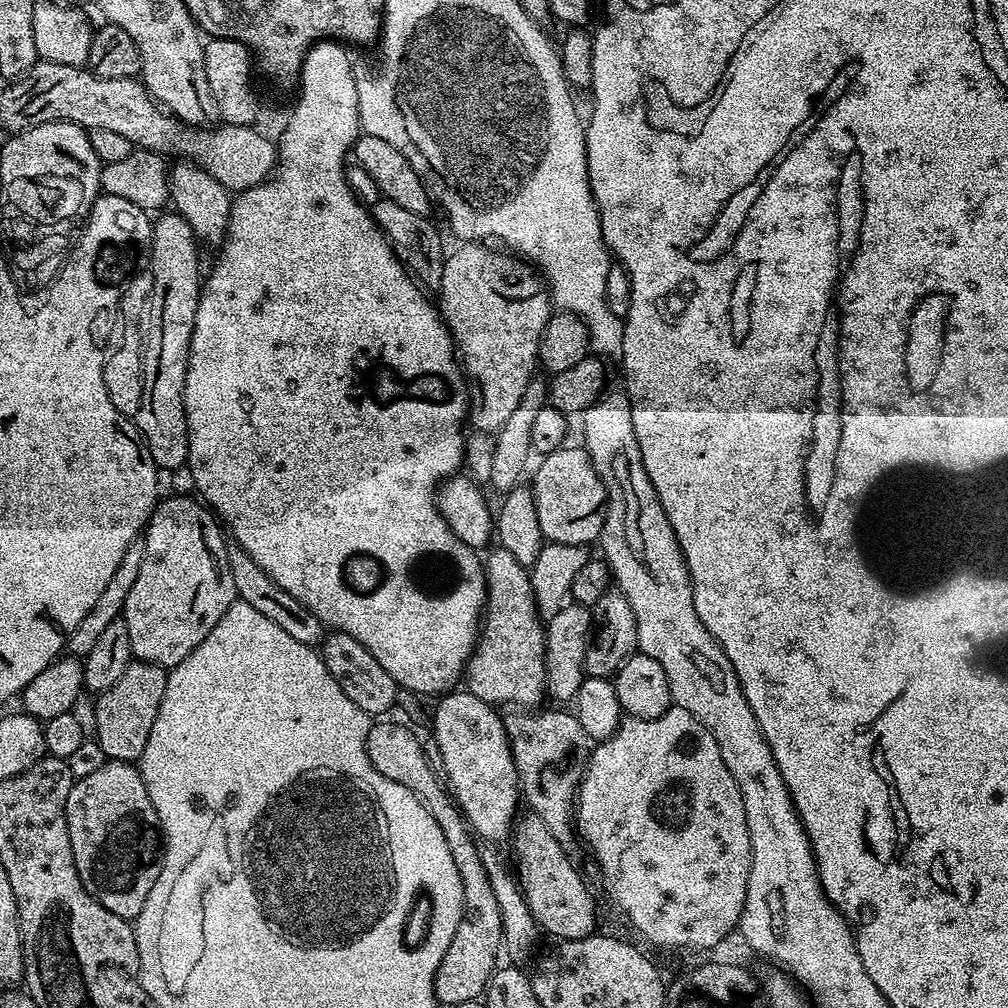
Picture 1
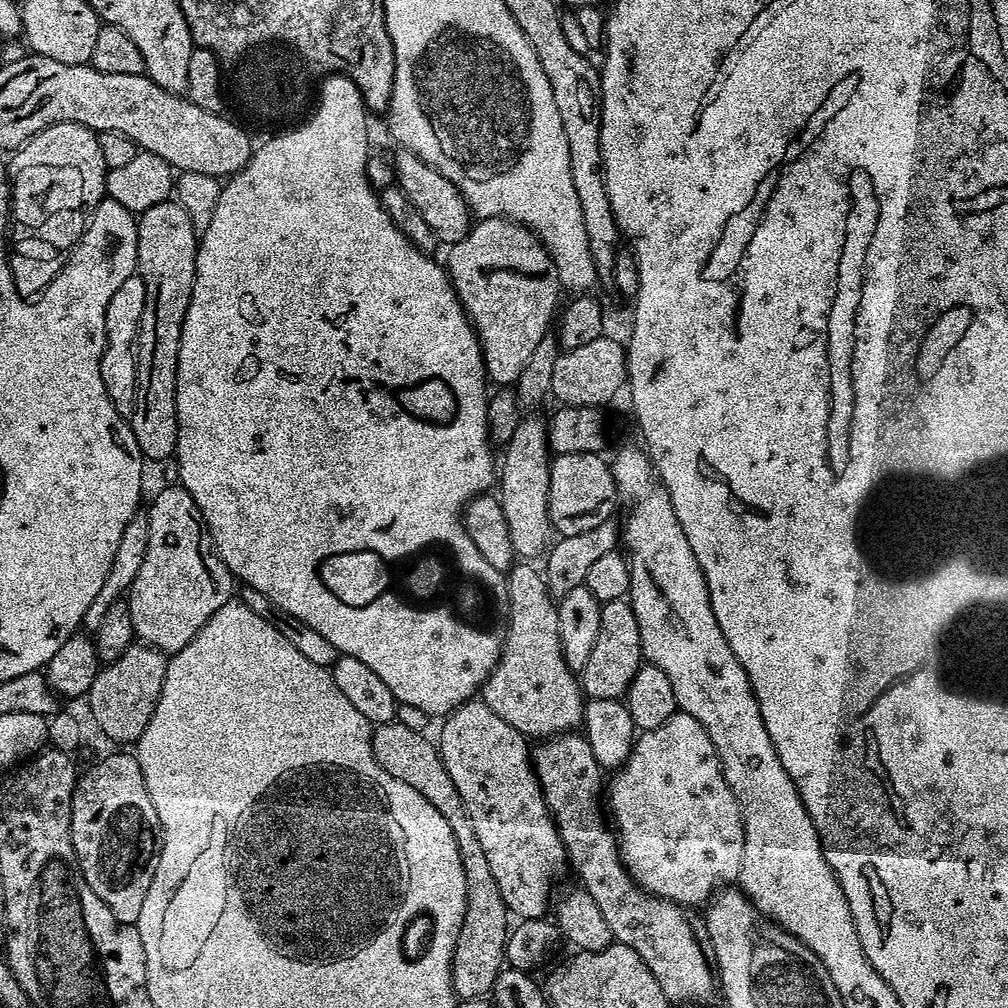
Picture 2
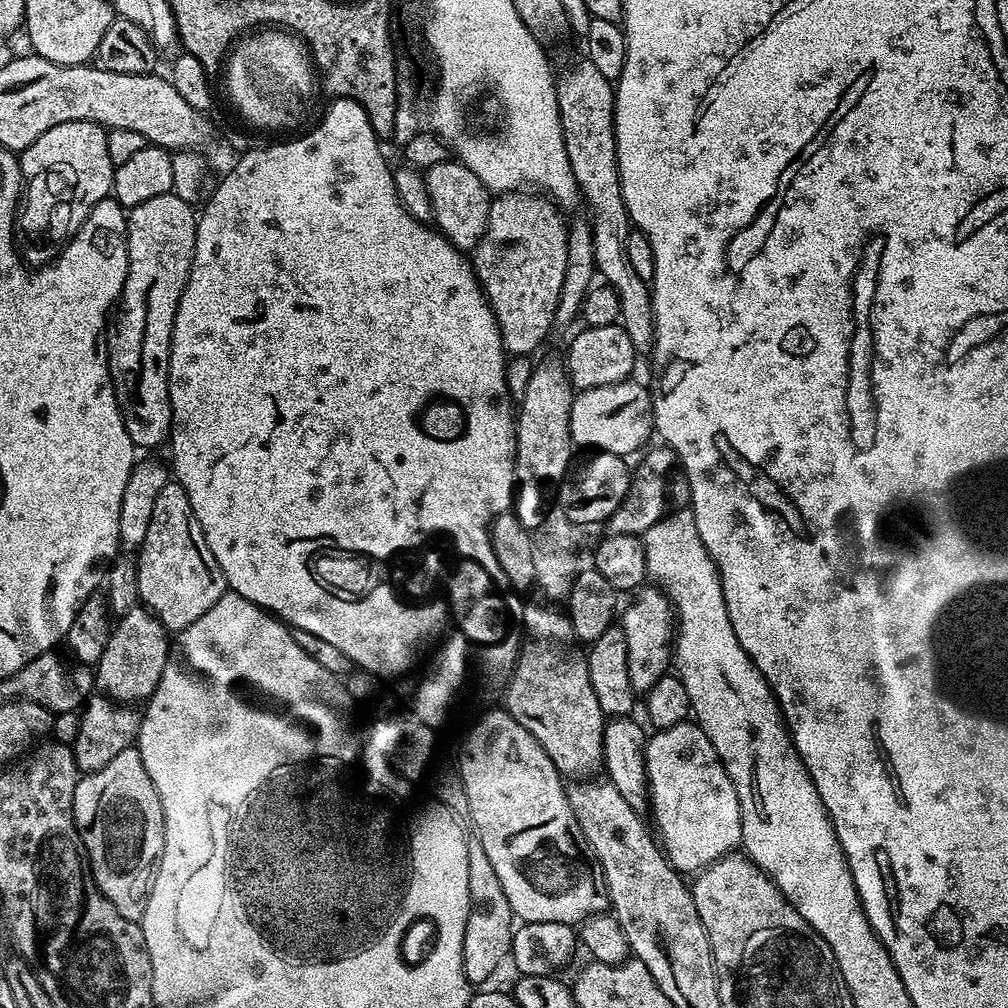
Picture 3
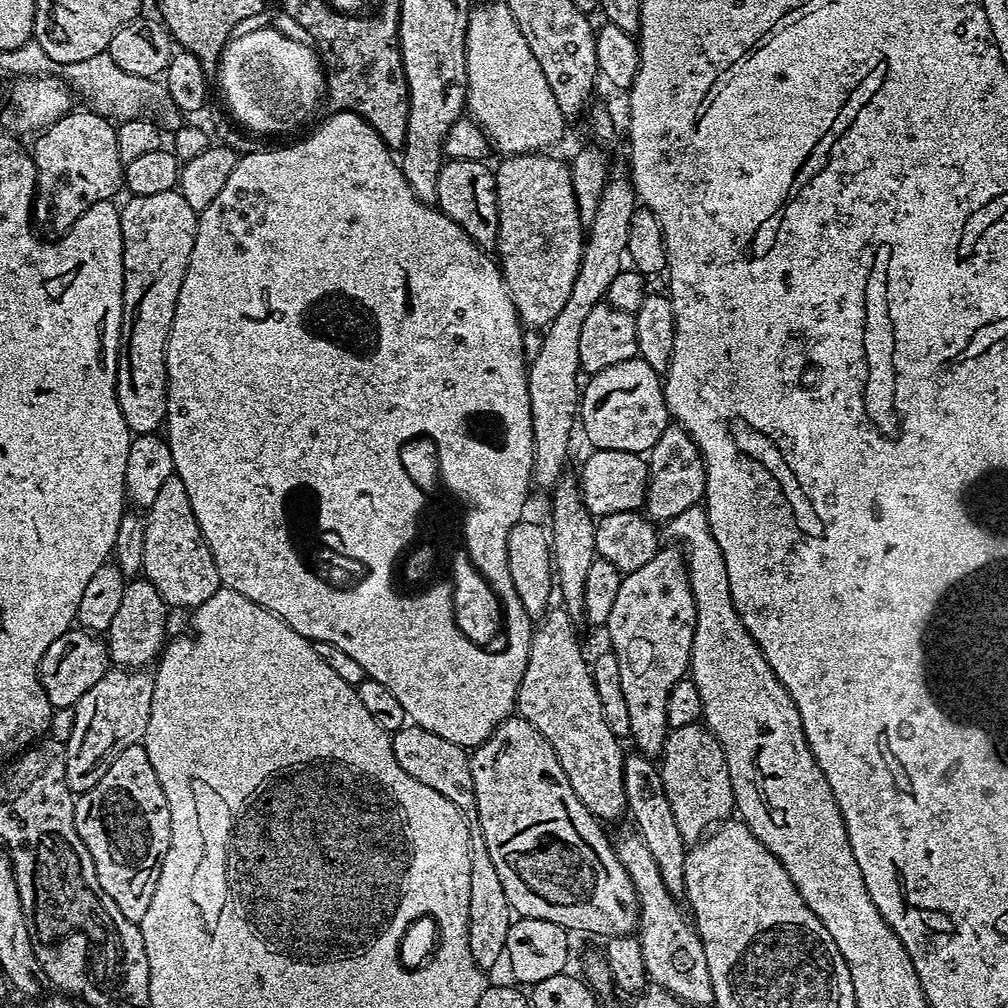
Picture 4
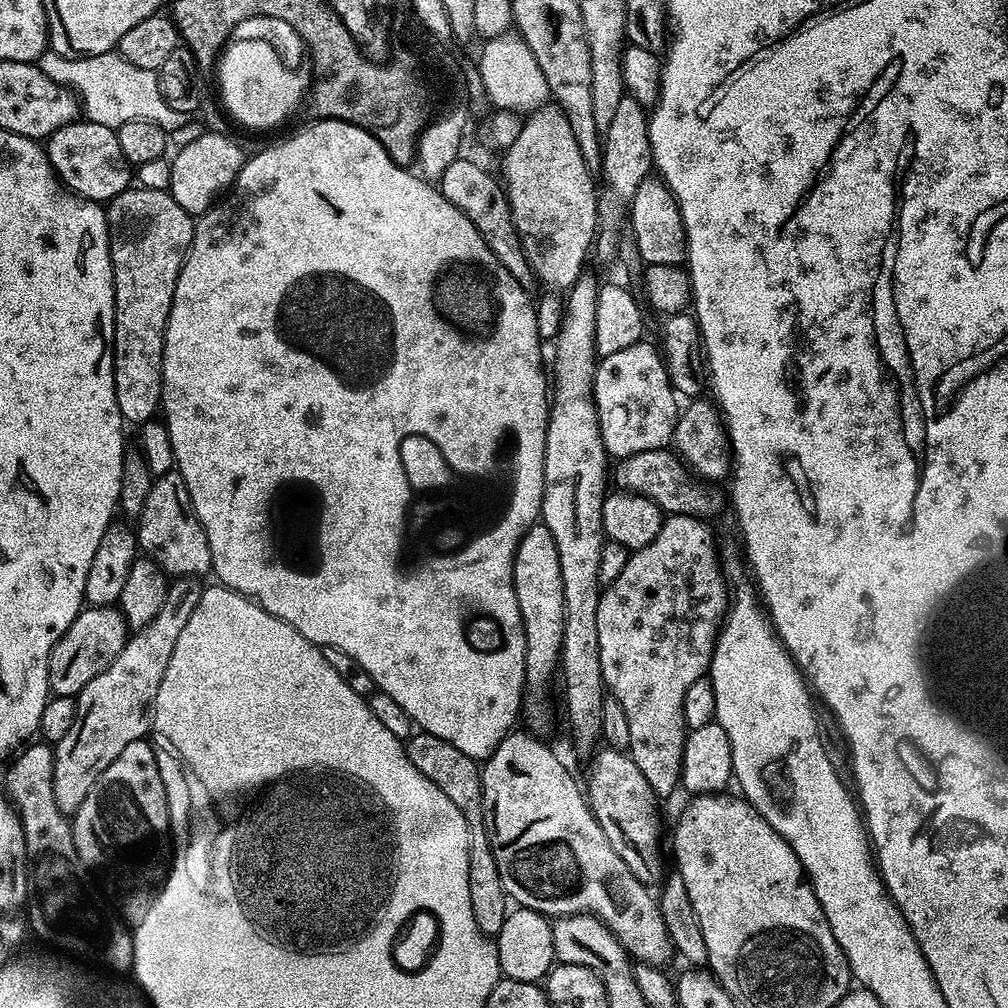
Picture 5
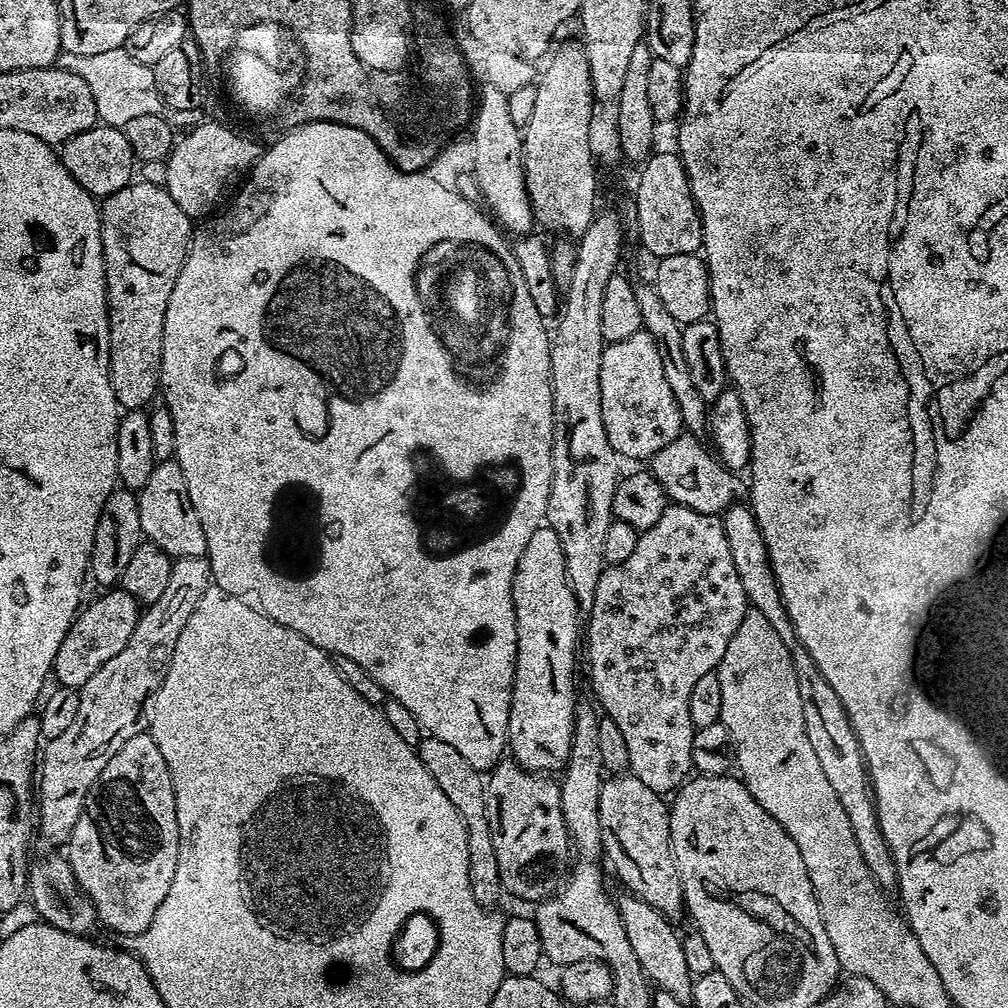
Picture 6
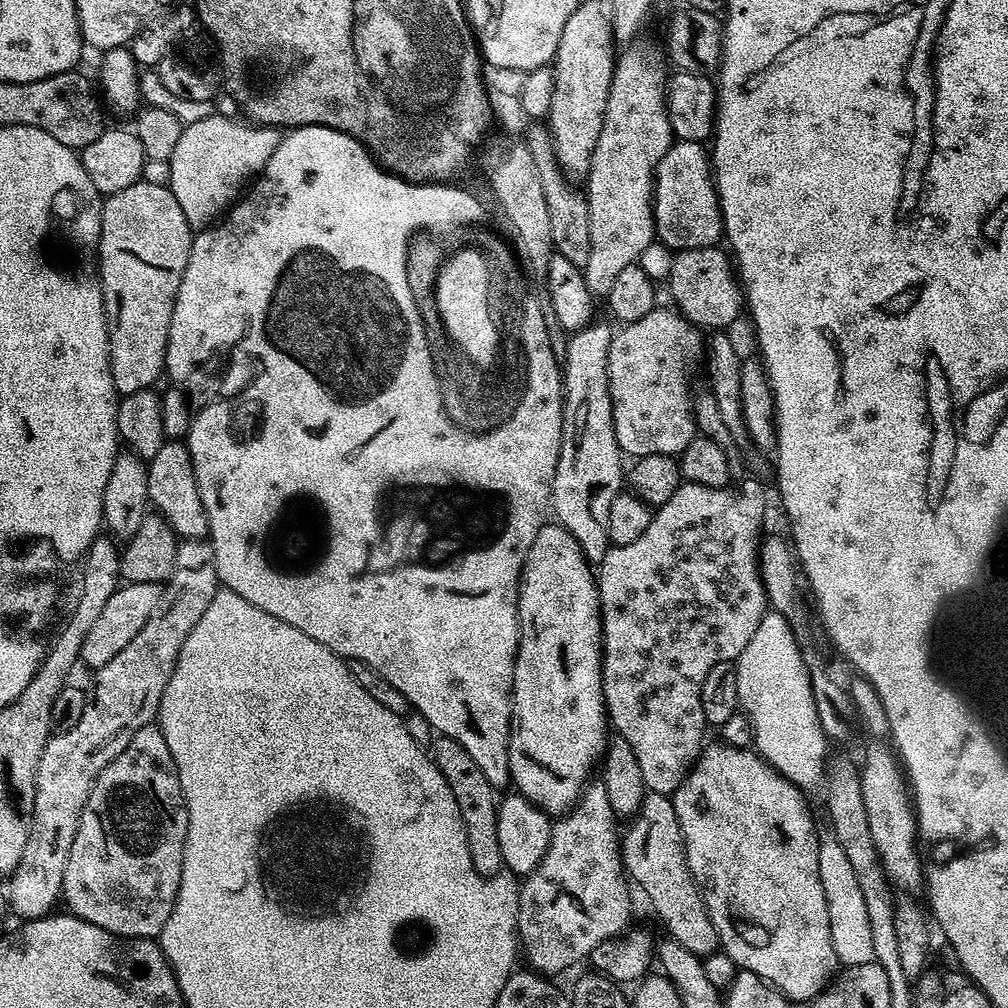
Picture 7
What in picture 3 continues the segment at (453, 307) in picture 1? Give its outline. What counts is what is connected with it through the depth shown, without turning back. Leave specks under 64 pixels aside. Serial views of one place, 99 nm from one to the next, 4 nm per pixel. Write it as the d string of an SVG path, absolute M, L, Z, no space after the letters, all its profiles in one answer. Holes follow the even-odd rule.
M528 190L499 193L488 211L486 230L470 252L472 270L496 316L505 353L513 356L535 353L535 348L547 338L548 332L553 331L555 311L566 273L569 229L559 211L561 209L544 194L533 194Z

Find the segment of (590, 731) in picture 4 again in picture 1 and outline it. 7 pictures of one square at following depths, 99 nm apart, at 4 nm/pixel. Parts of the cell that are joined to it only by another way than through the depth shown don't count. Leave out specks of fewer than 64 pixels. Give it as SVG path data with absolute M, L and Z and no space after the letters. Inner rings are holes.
M492 546L487 549L488 557L485 555L482 560L484 569L484 580L488 584L488 598L484 601L484 611L482 613L482 623L476 638L476 646L472 650L472 655L469 656L466 665L466 680L468 676L467 691L473 692L478 698L482 698L482 702L493 706L501 706L500 704L508 704L504 706L536 706L540 699L545 699L546 685L544 683L544 629L541 617L536 611L536 599L532 593L532 578L529 569L525 565L520 564L514 554L510 554L510 550L499 546Z

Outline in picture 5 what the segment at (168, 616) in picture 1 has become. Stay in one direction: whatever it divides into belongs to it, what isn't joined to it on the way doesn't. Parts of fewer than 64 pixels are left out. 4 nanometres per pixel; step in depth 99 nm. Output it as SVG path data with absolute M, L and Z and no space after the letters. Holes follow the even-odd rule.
M179 470L153 479L138 521L138 544L143 555L153 560L169 577L201 578L212 572L210 546L190 502L190 490L186 490L186 482Z

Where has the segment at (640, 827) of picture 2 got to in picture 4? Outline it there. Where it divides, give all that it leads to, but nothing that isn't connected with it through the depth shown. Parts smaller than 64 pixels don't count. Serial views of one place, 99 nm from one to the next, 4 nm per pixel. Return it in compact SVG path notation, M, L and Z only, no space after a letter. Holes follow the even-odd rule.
M695 723L671 729L658 767L670 810L674 810L674 822L678 822L678 834L682 834L686 842L699 841L713 825L733 815L730 770L722 746L707 727Z

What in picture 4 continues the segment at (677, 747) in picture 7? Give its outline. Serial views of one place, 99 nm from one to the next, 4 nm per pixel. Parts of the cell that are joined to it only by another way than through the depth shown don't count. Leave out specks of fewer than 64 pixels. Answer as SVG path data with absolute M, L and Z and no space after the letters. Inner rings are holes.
M661 547L659 552L646 562L646 566L627 573L618 586L614 606L606 625L610 650L618 660L618 675L622 678L622 695L626 698L626 710L630 714L630 740L636 743L639 755L656 758L664 751L668 741L668 719L666 706L670 692L676 683L689 675L692 663L692 643L696 629L696 603L692 584L688 580L688 562L679 547Z

